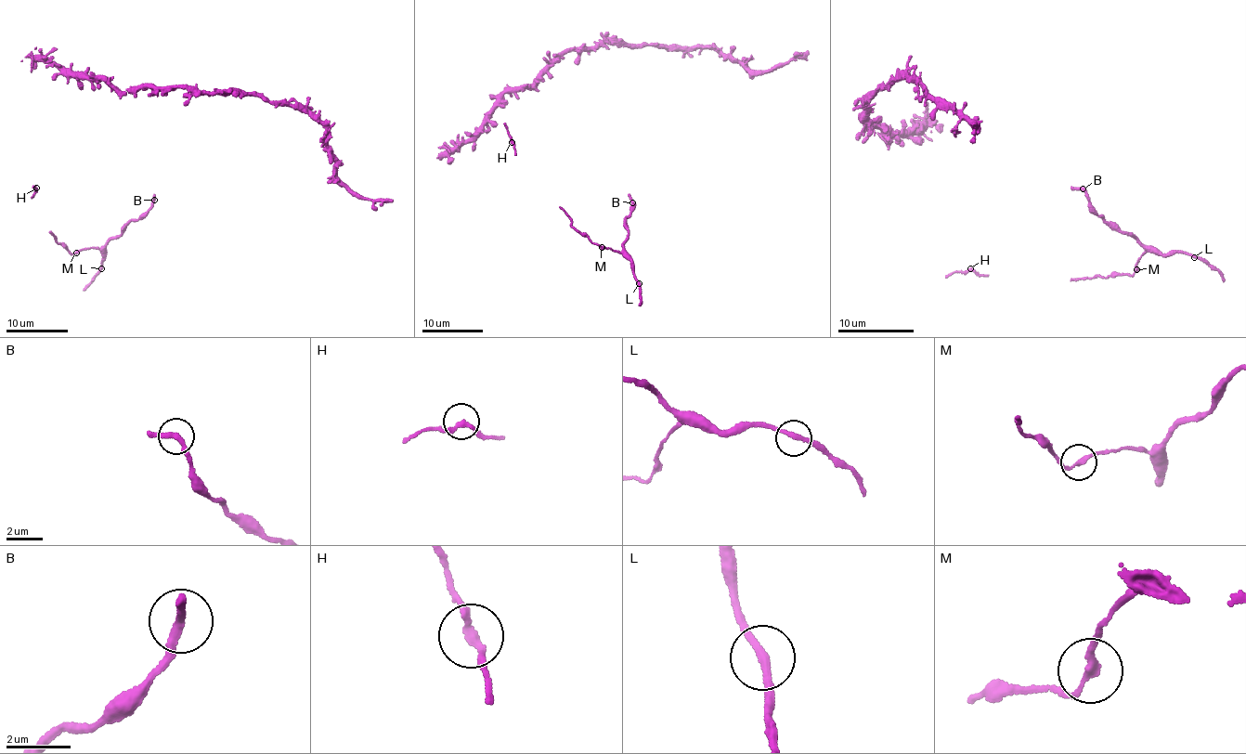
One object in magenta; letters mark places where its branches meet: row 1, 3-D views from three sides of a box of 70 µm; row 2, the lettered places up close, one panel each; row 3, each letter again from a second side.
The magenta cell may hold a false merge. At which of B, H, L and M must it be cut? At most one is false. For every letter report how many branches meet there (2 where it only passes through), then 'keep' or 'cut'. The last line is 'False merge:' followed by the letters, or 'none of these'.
B: 2 branches meet; keep
H: 2 branches meet; keep
L: 2 branches meet; keep
M: 2 branches meet; keep
False merge: none of these

